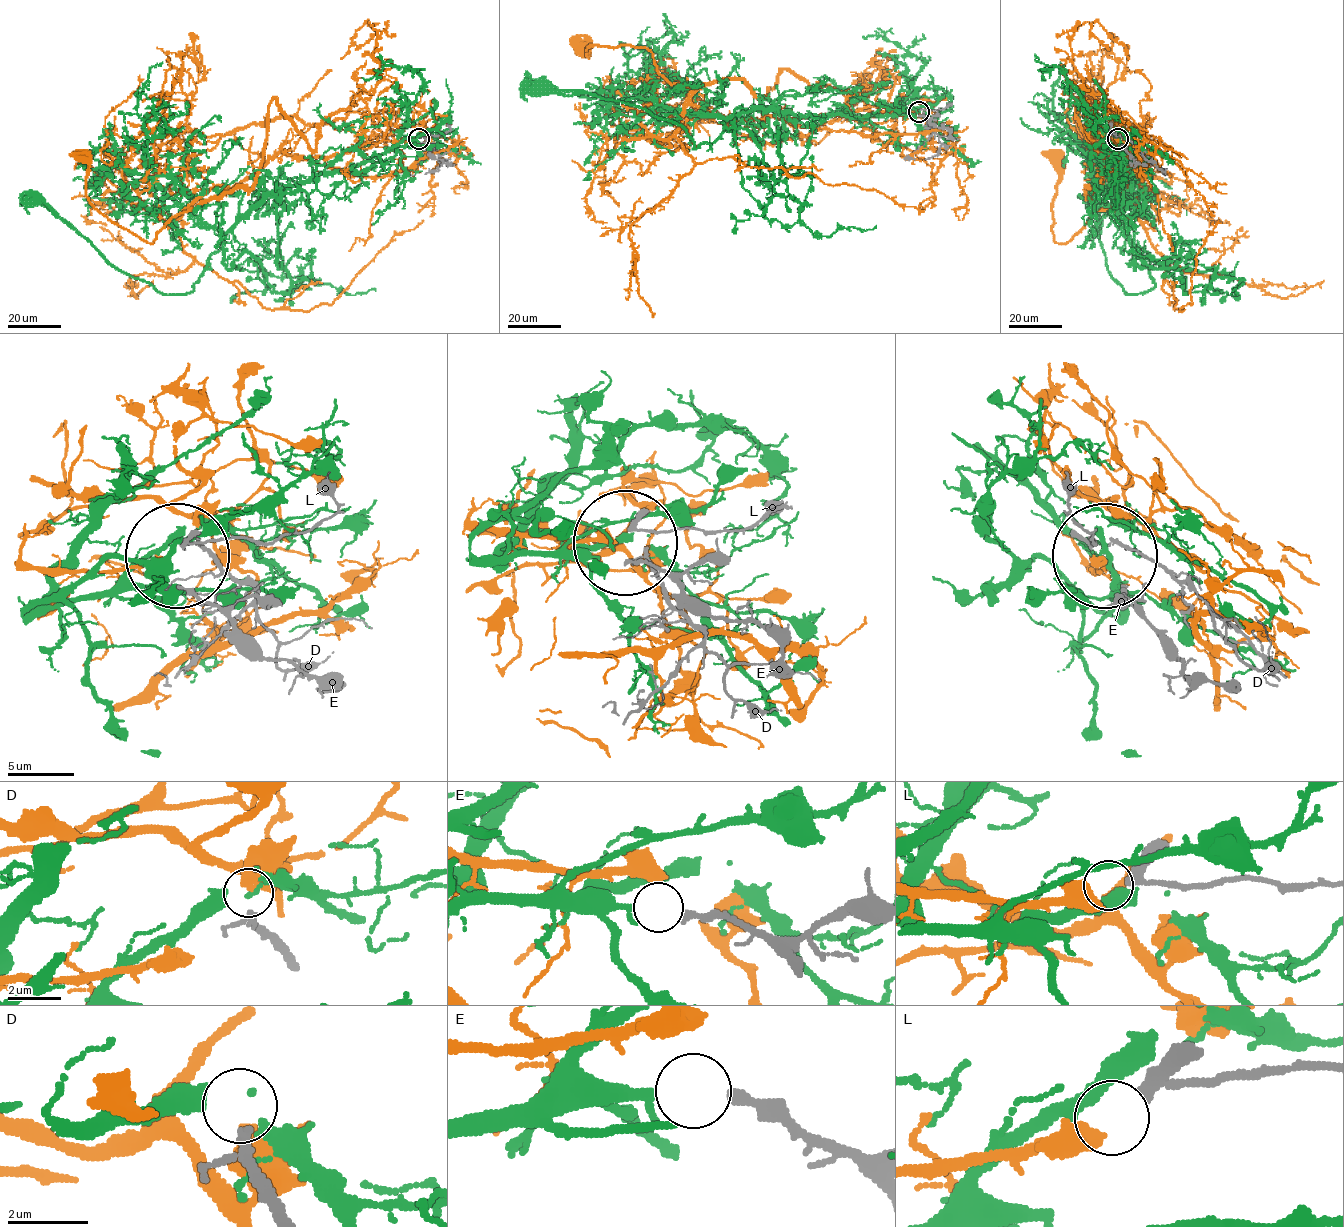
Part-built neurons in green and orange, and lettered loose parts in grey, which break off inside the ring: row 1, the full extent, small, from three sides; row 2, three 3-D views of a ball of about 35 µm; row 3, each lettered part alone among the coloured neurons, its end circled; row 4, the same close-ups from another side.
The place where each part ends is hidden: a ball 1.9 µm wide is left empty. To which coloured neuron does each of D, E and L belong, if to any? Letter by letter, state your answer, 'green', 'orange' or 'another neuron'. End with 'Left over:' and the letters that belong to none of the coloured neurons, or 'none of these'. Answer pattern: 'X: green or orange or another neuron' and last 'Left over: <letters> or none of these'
D: another neuron
E: green
L: orange
Left over: D

